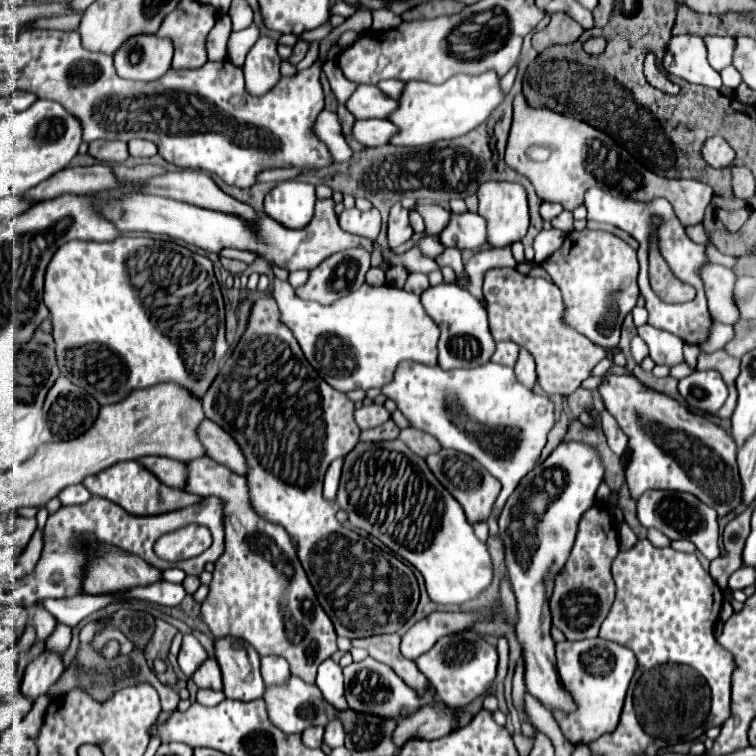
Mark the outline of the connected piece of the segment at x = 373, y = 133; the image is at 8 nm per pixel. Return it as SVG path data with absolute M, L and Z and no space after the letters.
M366 119L356 121L352 133L366 147L380 147L390 143L390 139L398 133L398 127L388 119Z

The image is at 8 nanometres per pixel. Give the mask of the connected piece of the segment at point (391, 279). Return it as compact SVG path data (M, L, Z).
M392 267L386 271L386 283L388 285L398 285L404 287L404 281L408 277L408 271L404 267Z

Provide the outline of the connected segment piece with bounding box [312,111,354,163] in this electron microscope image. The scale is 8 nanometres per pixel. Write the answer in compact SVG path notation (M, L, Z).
M322 111L316 117L312 133L328 147L328 153L332 155L334 163L346 163L346 161L350 161L350 157L352 157L354 151L350 149L350 145L344 139L342 125L340 125L336 113Z

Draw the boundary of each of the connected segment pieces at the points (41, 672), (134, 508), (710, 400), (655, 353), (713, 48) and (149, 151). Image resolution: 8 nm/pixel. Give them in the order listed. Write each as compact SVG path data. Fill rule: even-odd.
M44 651L32 665L28 665L22 679L22 693L34 703L40 695L46 695L48 689L60 679L64 665L58 655Z
M122 461L122 463L116 463L112 467L104 469L97 475L89 476L84 481L84 487L94 497L104 497L116 505L122 505L132 515L160 515L160 513L184 509L184 507L190 507L190 505L202 501L202 497L198 497L198 495L190 495L186 491L166 487L164 483L158 481L158 477L154 473L150 473L138 461Z
M694 371L680 379L678 391L690 407L708 413L716 413L728 397L728 387L718 371Z
M642 325L638 327L638 335L648 345L650 357L656 365L672 367L684 361L684 353L682 353L684 343L678 337L672 337L672 333L664 333L652 325Z
M706 37L704 41L708 45L708 61L716 71L722 71L732 65L736 51L734 37Z
M132 139L128 141L128 149L132 157L152 157L156 155L156 145L146 139Z

